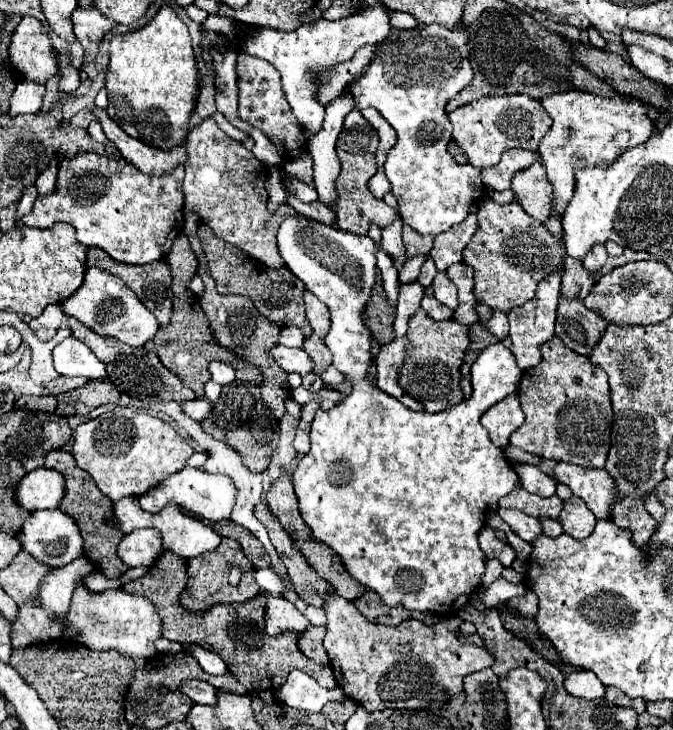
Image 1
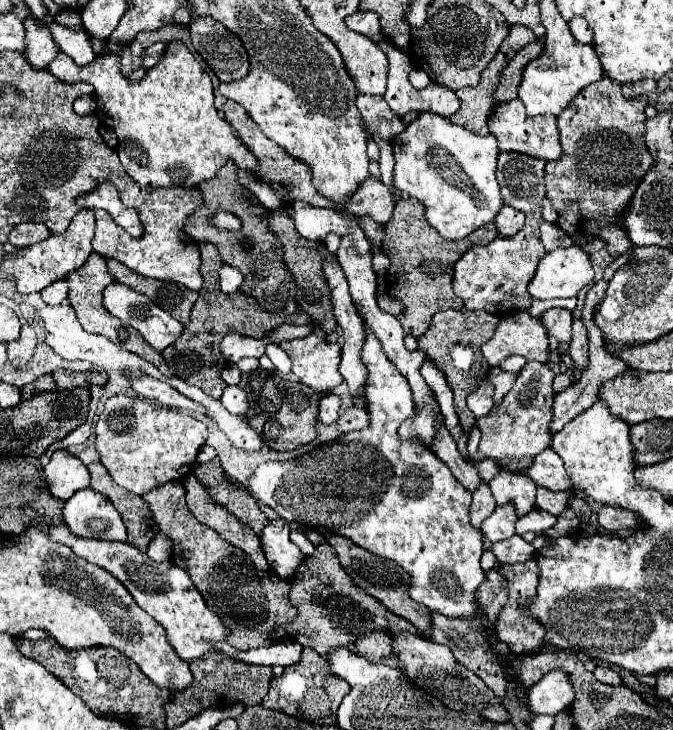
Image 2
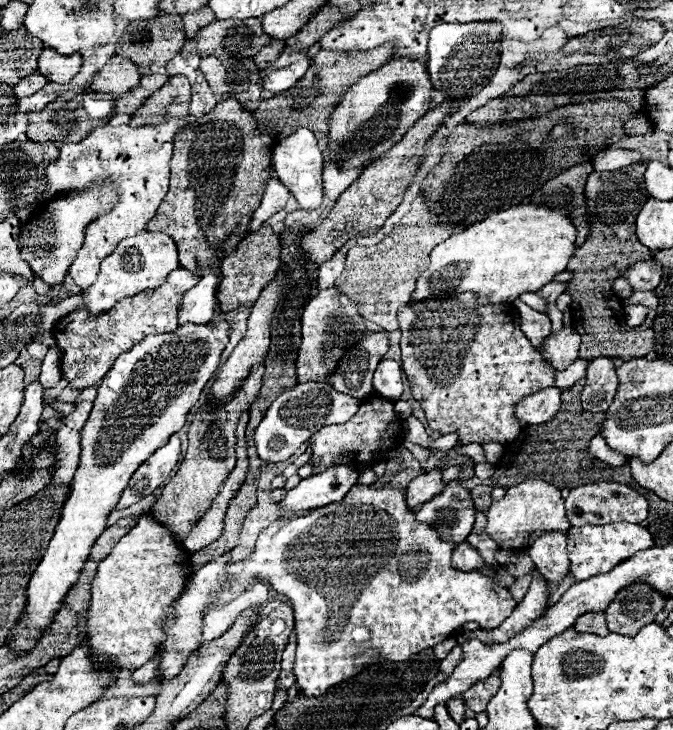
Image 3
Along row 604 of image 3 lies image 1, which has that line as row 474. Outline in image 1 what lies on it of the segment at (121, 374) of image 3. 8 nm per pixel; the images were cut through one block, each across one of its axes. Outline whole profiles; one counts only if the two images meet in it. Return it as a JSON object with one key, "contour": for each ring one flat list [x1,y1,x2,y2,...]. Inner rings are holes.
{"contour":[[36,468,28,472,16,486,16,502,28,512,58,508,64,496,64,478,60,472]]}

